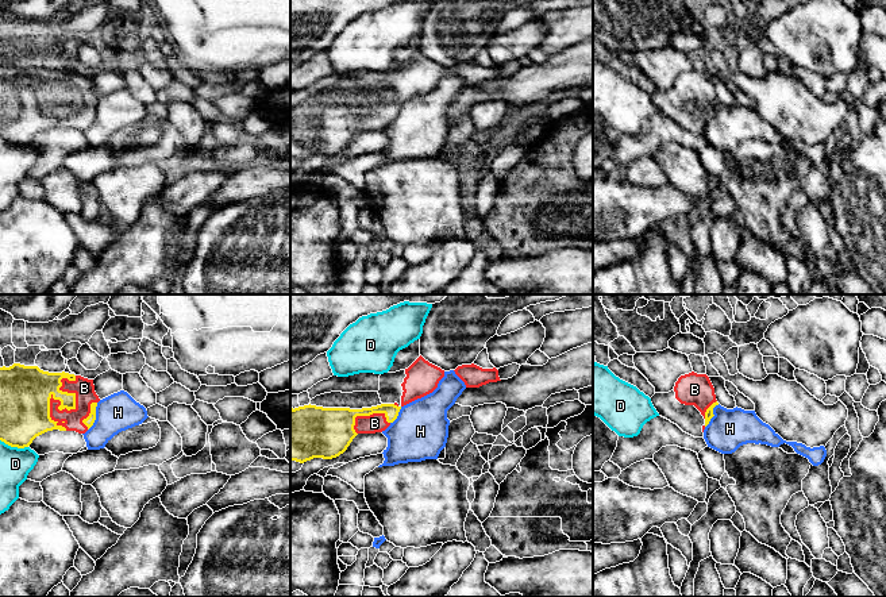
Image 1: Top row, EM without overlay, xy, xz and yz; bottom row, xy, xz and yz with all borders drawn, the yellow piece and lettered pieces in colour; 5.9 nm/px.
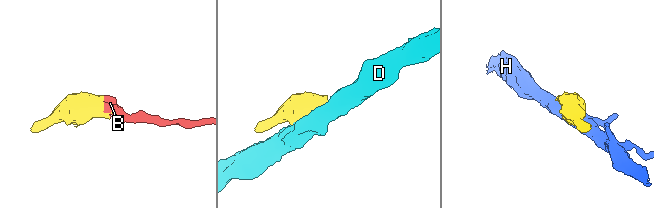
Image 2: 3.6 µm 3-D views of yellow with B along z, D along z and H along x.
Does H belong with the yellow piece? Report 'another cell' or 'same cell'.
another cell

